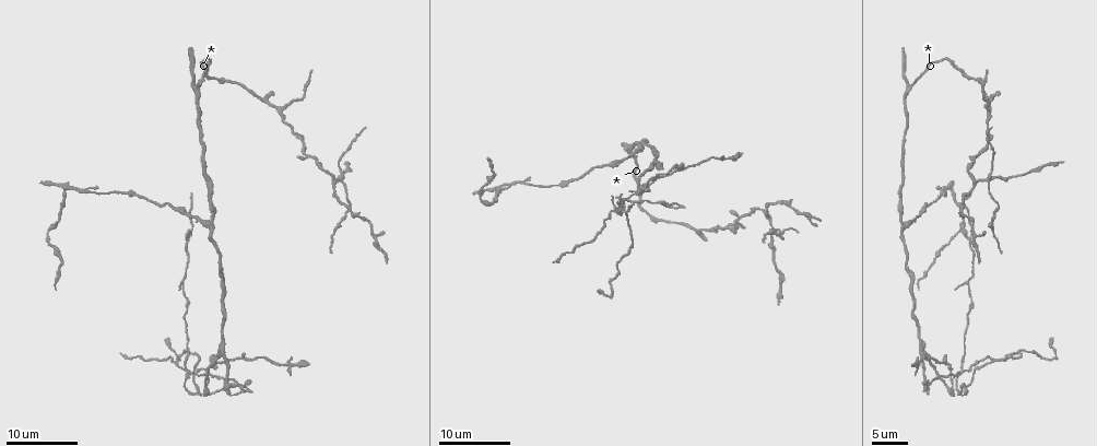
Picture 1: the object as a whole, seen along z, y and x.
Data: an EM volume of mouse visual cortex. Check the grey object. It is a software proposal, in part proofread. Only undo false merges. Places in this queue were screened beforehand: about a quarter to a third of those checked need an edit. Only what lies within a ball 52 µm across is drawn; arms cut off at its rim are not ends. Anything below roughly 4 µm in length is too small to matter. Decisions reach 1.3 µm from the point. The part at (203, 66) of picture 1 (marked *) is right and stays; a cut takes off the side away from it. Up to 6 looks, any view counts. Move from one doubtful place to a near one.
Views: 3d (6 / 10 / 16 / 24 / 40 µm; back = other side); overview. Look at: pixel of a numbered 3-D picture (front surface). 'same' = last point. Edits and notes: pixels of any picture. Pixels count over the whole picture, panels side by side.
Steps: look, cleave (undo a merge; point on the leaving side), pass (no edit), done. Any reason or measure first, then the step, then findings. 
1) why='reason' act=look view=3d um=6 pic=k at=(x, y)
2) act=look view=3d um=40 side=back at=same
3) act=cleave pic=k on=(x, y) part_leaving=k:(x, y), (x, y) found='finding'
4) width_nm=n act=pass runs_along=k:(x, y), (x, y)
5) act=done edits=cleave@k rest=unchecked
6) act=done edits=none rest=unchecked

why='three-way junction' act=look view=3d um=16 pic=1 at=(210, 225)

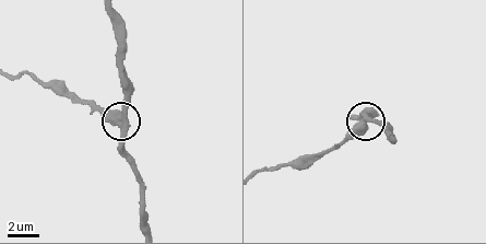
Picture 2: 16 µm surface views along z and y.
act=look view=3d um=10 pic=2 at=(363, 127)

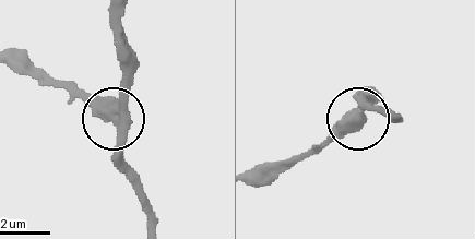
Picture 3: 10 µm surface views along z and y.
side_arm_um=44 act=cleave pic=3 on=(107, 96) part_leaving=3:(122, 117), (106, 115), (74, 87), (12, 67) found='two neurons meet here'

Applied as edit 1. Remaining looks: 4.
act=look view=overview

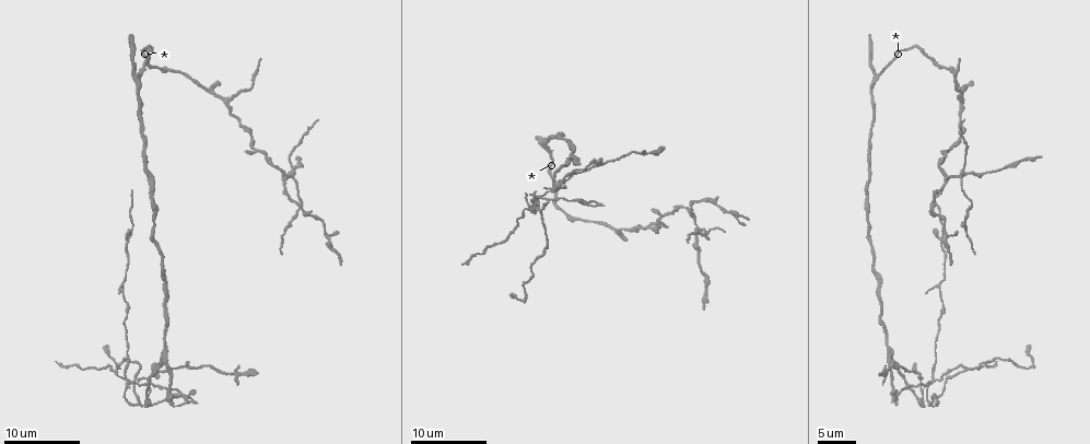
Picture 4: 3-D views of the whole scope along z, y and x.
why='side arm on a straight run' act=look view=3d um=6 pic=4 at=(226, 101)

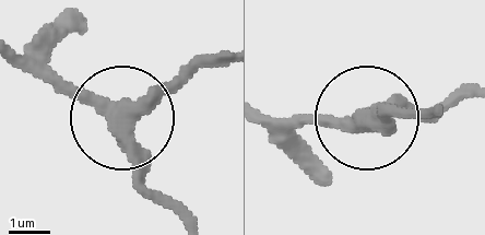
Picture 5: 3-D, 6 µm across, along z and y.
why='from behind' act=look view=3d um=6 side=back pic=5 at=(368, 116)

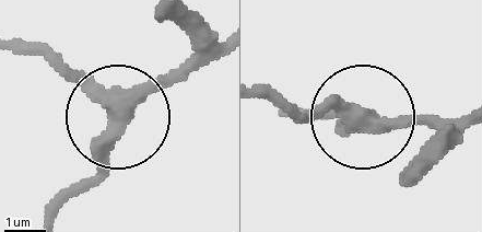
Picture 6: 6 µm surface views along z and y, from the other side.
arms=3 act=pass runs_along=6:(460, 115), (344, 118), (285, 107) found='continuous, no second neuron'

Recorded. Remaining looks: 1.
act=look view=3d um=6 pic=4 at=(294, 175)

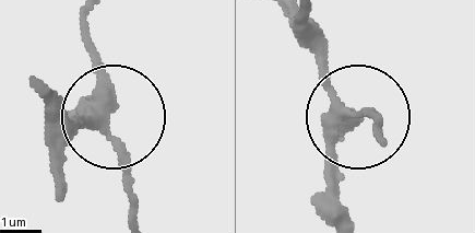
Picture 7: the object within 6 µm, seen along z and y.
width_nm=290 act=cleave pic=7 on=(123, 170) part_leaving=7:(105, 113), (127, 213) found='two neurons meet here'

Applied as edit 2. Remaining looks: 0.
act=done edits=cleave@3,cleave@7 rest=unchecked

